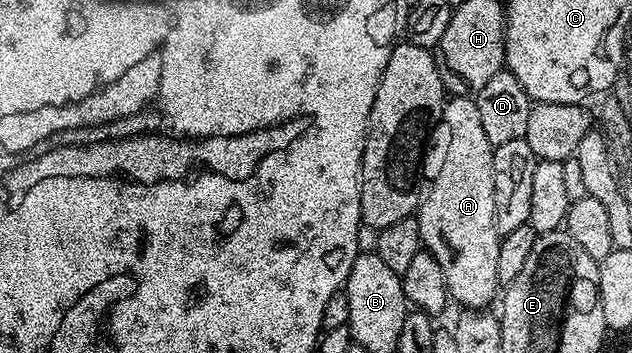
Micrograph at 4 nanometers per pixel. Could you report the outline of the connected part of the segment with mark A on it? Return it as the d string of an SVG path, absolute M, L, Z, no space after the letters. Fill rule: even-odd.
M449 97L444 103L442 126L443 129L448 129L448 147L445 148L444 159L440 162L440 171L437 172L428 195L425 193L421 197L414 216L418 220L423 249L429 250L434 260L438 260L451 301L461 302L464 308L484 308L487 307L484 305L498 294L498 248L502 237L494 224L494 147L490 140L486 140L475 97Z

